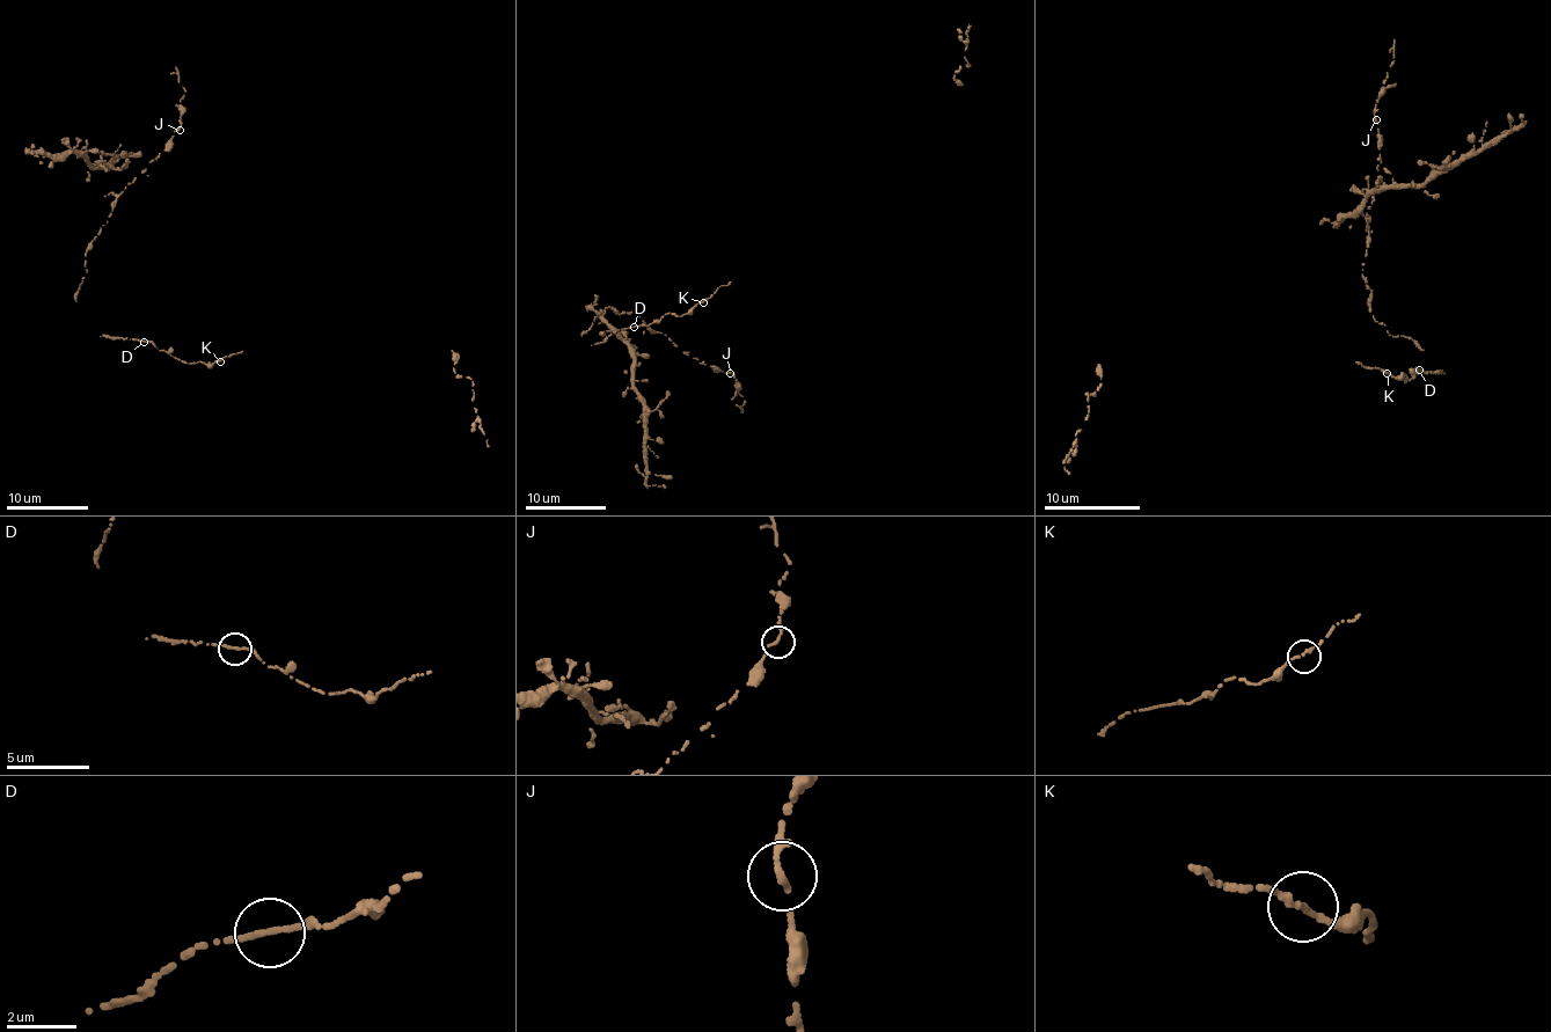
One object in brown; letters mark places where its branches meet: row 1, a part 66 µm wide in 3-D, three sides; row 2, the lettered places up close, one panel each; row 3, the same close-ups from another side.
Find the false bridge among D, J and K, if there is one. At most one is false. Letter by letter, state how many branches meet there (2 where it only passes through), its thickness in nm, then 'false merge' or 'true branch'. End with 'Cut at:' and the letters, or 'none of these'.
D: branches 2; calibre 180 nm; true branch
J: branches 2; calibre 170 nm; true branch
K: branches 2; calibre 180 nm; true branch
Cut at: none of these

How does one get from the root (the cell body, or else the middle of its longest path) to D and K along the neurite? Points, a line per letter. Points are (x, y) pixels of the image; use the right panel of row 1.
D: (1435, 374), (1419, 370)
K: (1435, 374), (1417, 367), (1419, 374), (1413, 373), (1407, 382), (1406, 375), (1387, 373)

